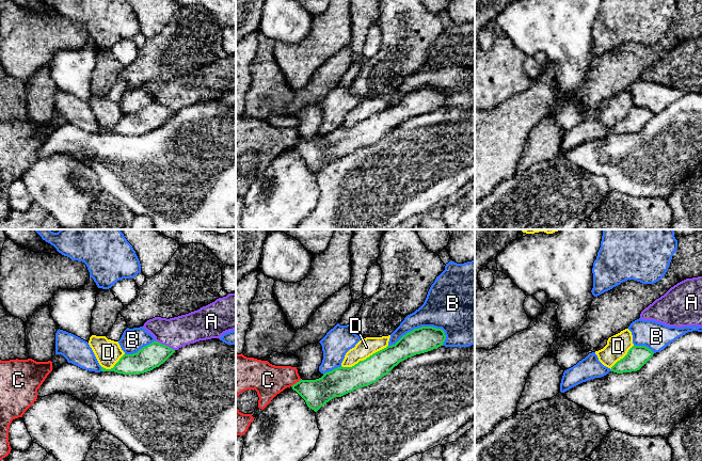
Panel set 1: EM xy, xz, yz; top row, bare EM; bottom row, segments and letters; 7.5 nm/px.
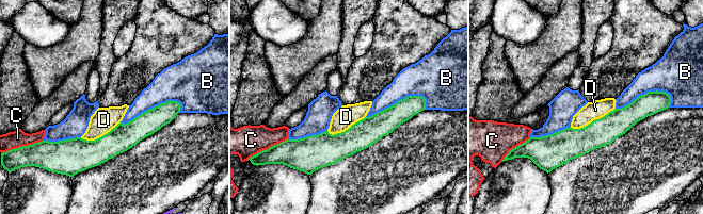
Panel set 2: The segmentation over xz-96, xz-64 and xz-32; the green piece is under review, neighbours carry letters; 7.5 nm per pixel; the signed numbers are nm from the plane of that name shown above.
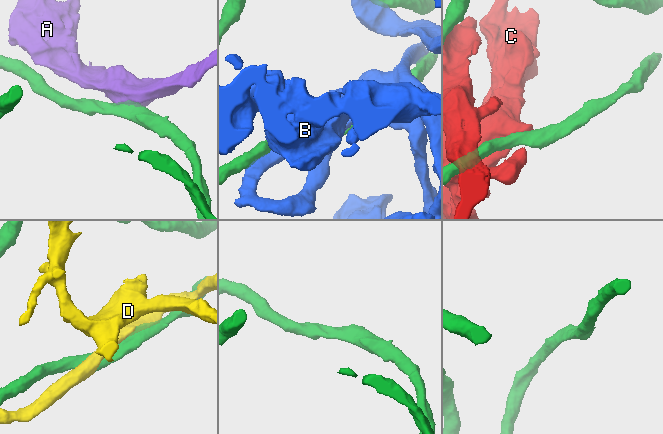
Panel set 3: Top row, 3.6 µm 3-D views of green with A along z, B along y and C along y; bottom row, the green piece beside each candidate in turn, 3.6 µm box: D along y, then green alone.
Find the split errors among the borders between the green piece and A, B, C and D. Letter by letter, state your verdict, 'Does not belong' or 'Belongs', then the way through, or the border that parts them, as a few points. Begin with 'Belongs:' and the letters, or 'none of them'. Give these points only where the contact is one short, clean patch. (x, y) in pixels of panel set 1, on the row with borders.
Belongs: D
A: Does not belong. Boundary: xy (155, 339), (174, 350)
B: Does not belong
C: Does not belong
D: Belongs

